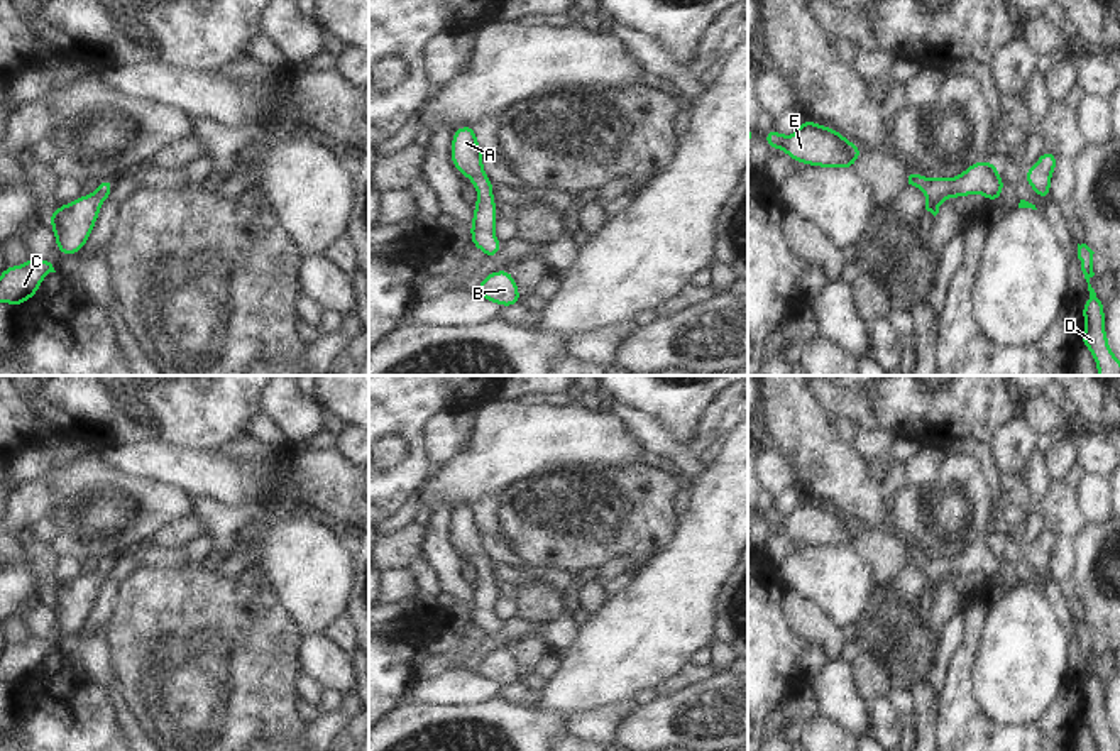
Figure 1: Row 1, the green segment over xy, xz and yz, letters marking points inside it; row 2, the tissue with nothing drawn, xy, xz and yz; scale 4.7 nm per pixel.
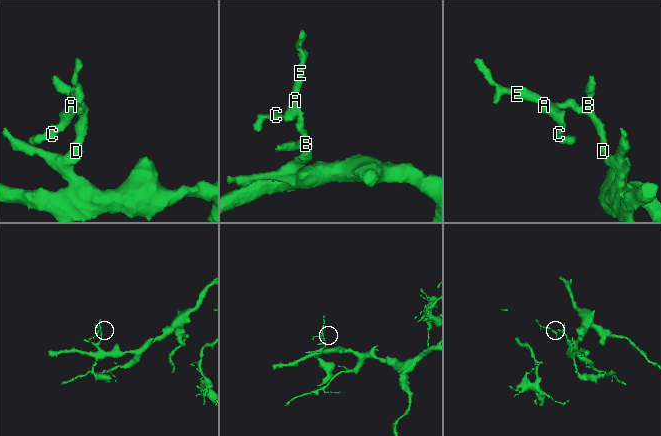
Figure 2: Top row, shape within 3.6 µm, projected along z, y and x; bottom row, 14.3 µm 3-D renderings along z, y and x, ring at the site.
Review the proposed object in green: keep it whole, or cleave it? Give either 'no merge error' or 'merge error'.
no merge error

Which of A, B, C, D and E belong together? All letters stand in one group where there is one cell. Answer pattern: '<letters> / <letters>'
A B C D E

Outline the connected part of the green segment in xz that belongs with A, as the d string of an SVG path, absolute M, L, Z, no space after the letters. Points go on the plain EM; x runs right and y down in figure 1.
M460 504L453 509L450 524L452 543L477 568L474 595L470 599L470 622L487 638L492 638L501 631L504 622L494 612L497 587L492 567L496 562L484 551L484 534L472 504Z

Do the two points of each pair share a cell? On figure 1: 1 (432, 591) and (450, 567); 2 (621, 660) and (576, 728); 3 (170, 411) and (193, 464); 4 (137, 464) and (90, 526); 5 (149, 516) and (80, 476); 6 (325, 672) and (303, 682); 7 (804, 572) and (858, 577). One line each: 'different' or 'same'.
1: different
2: different
3: different
4: different
5: same
6: different
7: same

